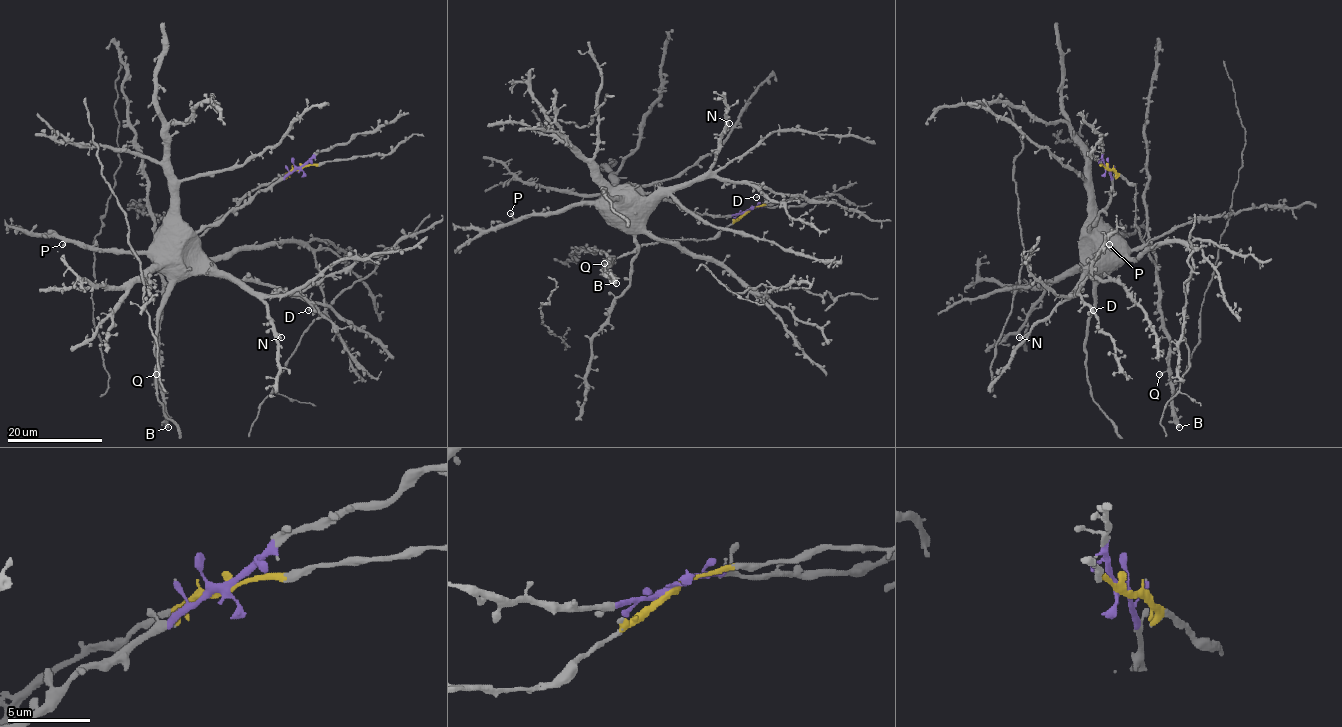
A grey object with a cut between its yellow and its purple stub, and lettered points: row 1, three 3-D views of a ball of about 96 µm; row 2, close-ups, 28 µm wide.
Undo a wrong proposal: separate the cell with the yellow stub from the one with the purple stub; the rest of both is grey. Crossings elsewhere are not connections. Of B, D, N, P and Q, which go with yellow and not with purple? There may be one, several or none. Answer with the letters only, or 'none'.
B, Q

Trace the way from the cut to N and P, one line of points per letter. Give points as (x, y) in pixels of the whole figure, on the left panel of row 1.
N: (299, 167), (197, 234), (204, 255), (243, 282), (266, 306), (269, 322), (281, 338)
P: (299, 167), (213, 223), (198, 230), (167, 230), (147, 251), (100, 251), (69, 241), (62, 245)

